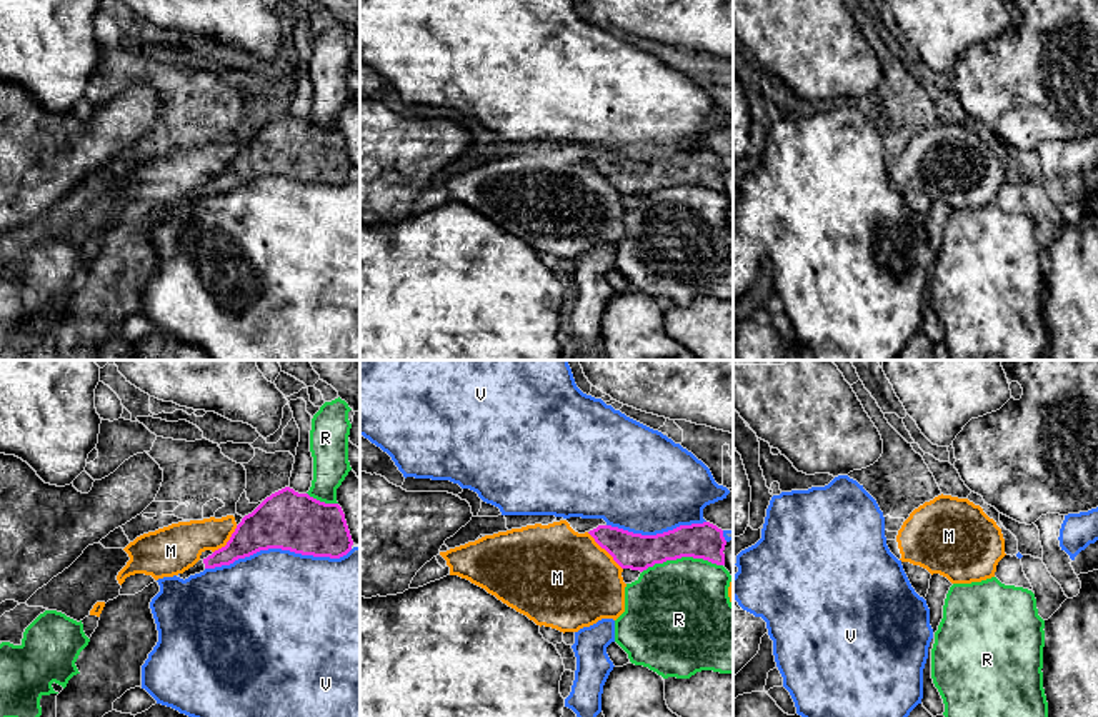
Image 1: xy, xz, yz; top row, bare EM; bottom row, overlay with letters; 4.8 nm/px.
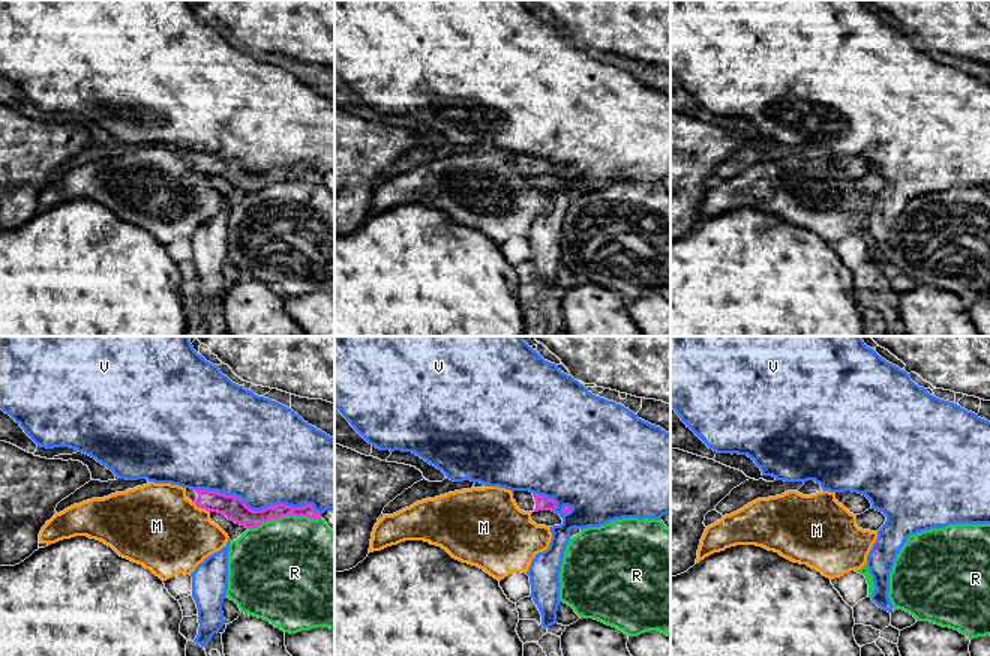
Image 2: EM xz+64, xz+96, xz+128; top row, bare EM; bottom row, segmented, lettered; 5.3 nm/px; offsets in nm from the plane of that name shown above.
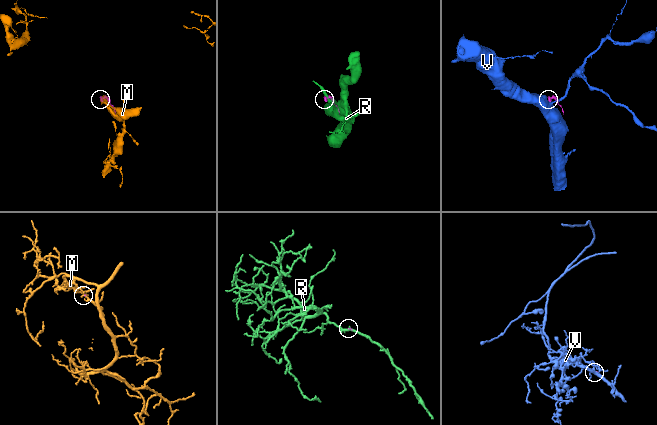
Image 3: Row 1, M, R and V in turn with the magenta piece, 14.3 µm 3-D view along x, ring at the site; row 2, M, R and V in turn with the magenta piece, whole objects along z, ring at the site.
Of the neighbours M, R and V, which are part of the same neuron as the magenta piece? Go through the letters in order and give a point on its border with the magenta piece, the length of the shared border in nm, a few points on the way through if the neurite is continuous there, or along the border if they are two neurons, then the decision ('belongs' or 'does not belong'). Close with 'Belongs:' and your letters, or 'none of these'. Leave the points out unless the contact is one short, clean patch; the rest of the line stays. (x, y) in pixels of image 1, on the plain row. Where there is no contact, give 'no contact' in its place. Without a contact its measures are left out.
M: contact xz (605, 175); length 260 nm; does not belong
R: contact xz (682, 182); length 400 nm; does not belong
V: contact xy (279, 174); length 700 nm; does not belong
Belongs: none of these

